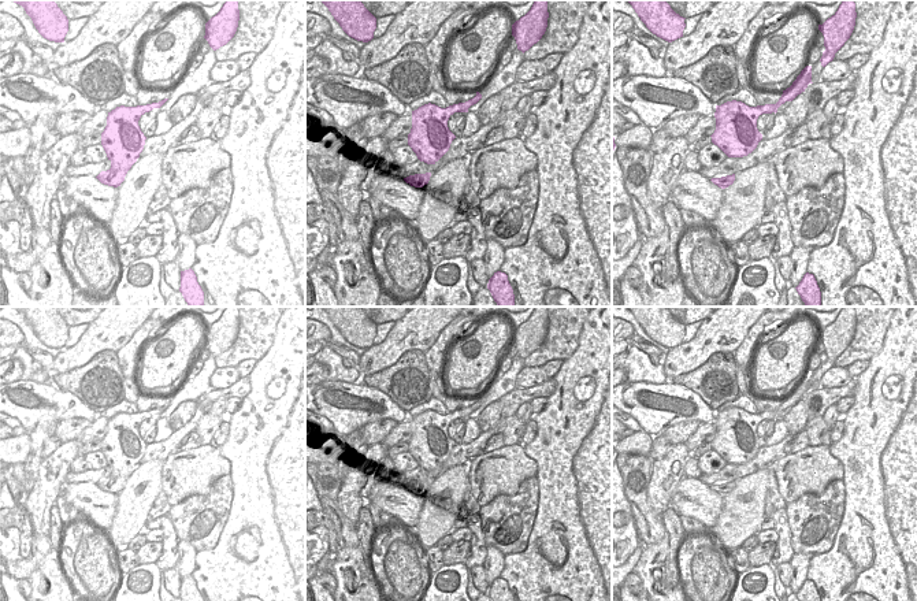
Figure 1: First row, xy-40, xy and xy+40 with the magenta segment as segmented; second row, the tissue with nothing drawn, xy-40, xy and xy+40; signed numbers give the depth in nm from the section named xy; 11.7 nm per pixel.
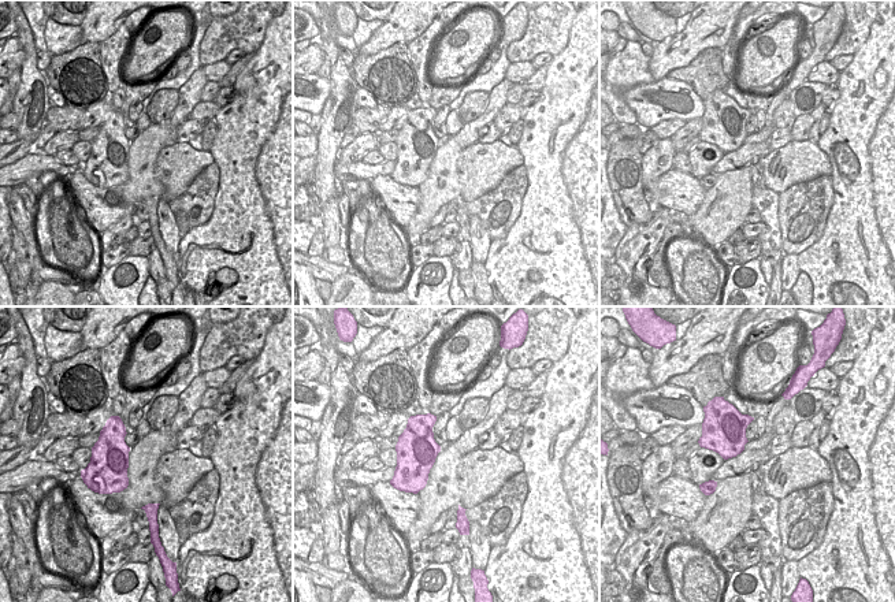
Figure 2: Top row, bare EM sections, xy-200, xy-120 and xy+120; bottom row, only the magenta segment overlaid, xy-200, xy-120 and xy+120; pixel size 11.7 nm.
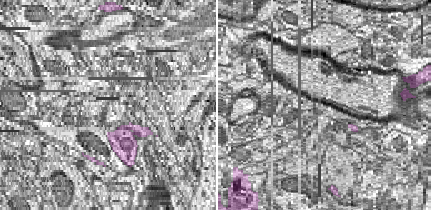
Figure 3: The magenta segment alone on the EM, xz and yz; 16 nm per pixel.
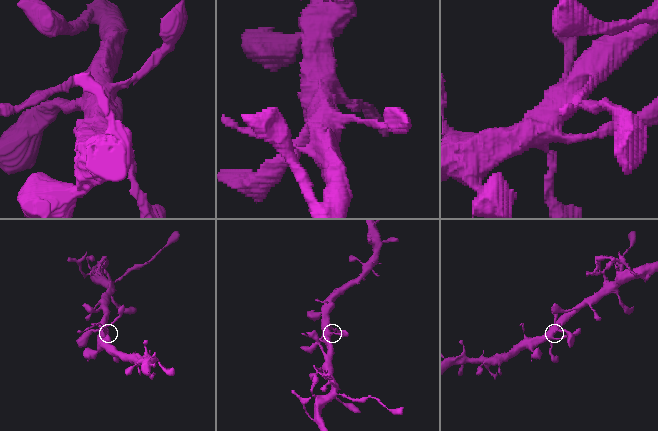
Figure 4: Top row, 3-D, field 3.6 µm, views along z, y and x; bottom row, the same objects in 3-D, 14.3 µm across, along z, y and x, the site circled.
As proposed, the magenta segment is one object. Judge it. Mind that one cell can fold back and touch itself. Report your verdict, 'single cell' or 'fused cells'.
single cell

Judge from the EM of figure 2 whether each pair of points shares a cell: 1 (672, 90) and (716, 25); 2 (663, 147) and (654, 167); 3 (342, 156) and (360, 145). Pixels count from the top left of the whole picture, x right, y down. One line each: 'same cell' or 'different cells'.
1: different cells
2: same cell
3: same cell

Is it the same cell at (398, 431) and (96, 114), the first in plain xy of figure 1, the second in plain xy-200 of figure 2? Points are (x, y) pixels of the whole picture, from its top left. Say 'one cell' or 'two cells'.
one cell

